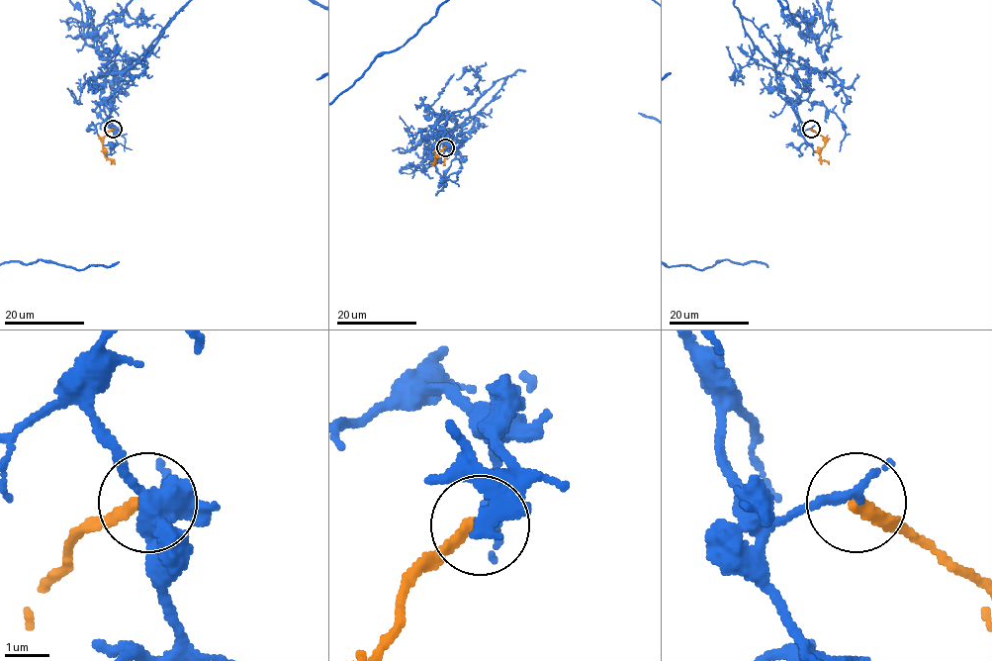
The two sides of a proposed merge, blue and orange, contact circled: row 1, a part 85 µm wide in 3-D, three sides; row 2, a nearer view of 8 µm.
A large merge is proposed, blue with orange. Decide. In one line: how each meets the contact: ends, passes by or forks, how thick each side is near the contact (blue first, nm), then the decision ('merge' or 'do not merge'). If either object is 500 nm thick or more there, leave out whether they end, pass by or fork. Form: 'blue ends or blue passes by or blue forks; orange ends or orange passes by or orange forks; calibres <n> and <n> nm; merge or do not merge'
blue passes by; orange ends; calibres 160 and 280 nm; do not merge

